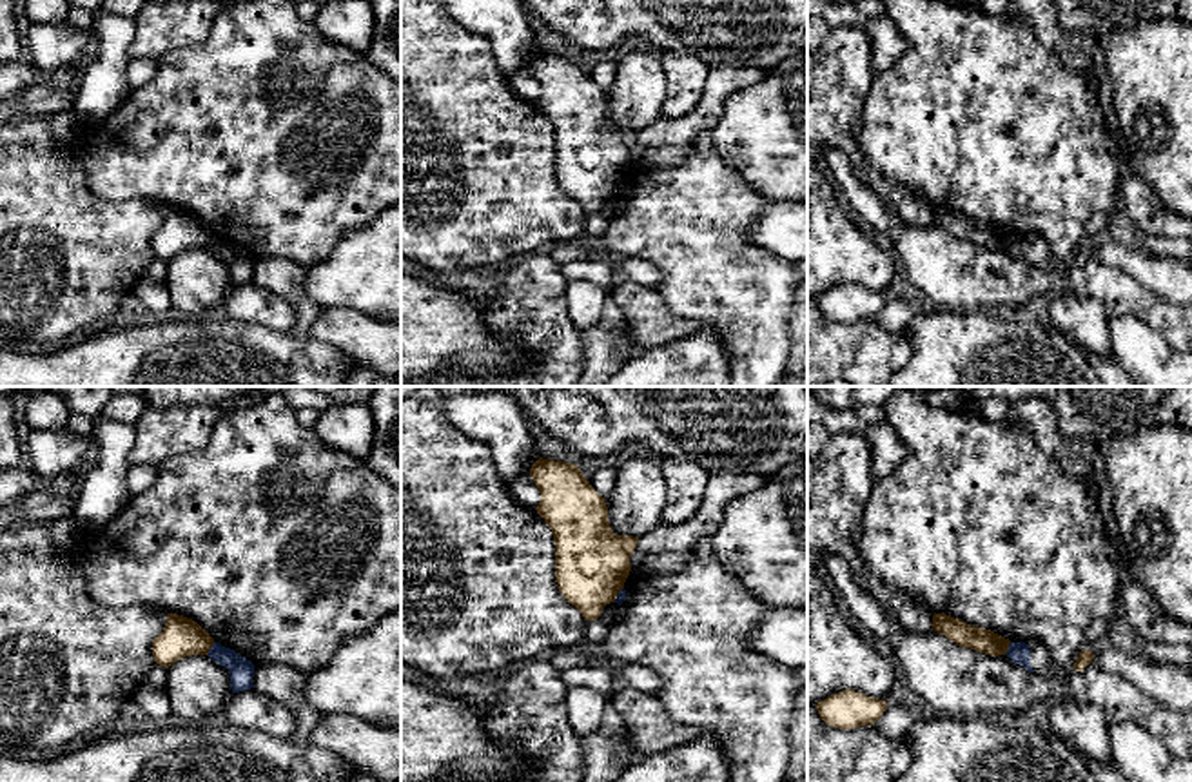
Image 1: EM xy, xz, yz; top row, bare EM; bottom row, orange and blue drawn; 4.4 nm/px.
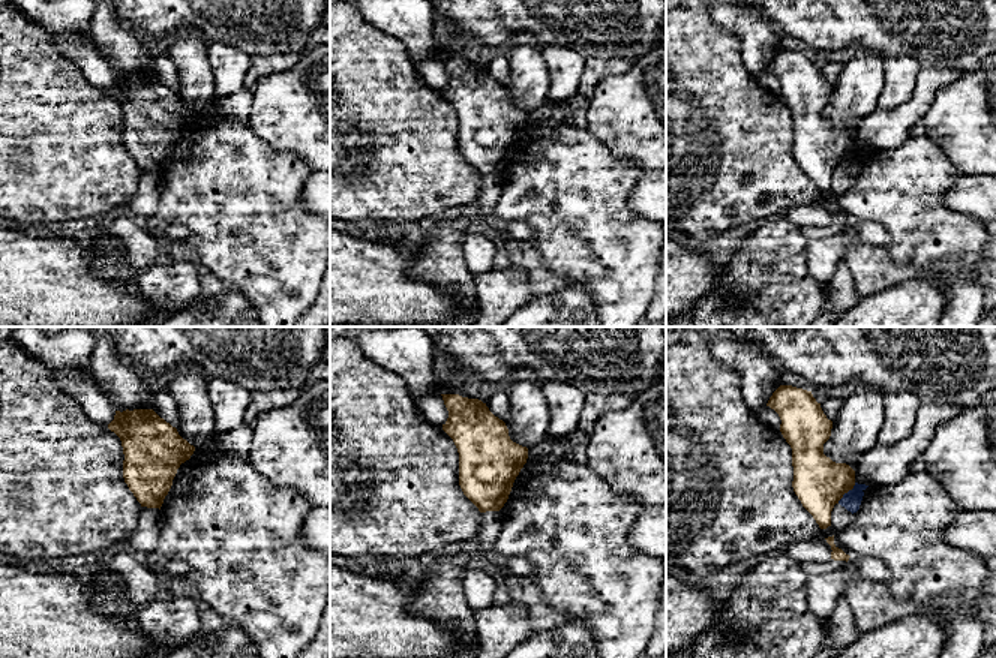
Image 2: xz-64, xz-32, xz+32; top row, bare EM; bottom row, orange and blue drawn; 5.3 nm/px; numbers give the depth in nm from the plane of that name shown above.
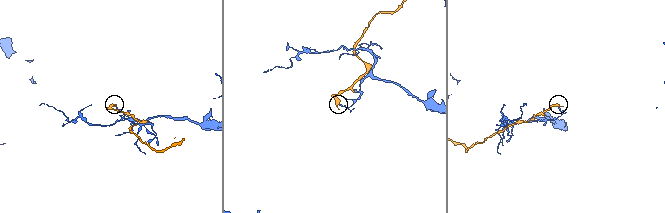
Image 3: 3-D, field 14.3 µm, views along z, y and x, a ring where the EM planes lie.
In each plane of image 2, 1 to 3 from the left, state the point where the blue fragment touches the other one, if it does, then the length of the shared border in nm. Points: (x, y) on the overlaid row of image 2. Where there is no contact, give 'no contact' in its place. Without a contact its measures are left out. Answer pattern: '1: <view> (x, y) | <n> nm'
1: no contact
2: no contact
3: xz+32 (846, 492) | 150 nm

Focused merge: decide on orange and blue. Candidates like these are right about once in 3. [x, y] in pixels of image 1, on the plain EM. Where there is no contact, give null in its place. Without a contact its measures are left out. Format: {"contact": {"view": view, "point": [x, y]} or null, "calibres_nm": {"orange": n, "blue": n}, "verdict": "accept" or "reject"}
{"contact": {"view": "xy", "point": [211, 240]}, "calibres_nm": {"orange": 180, "blue": 110}, "verdict": "reject"}

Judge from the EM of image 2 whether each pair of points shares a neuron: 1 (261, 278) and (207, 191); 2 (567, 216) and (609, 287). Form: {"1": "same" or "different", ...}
{"1": "same", "2": "same"}

